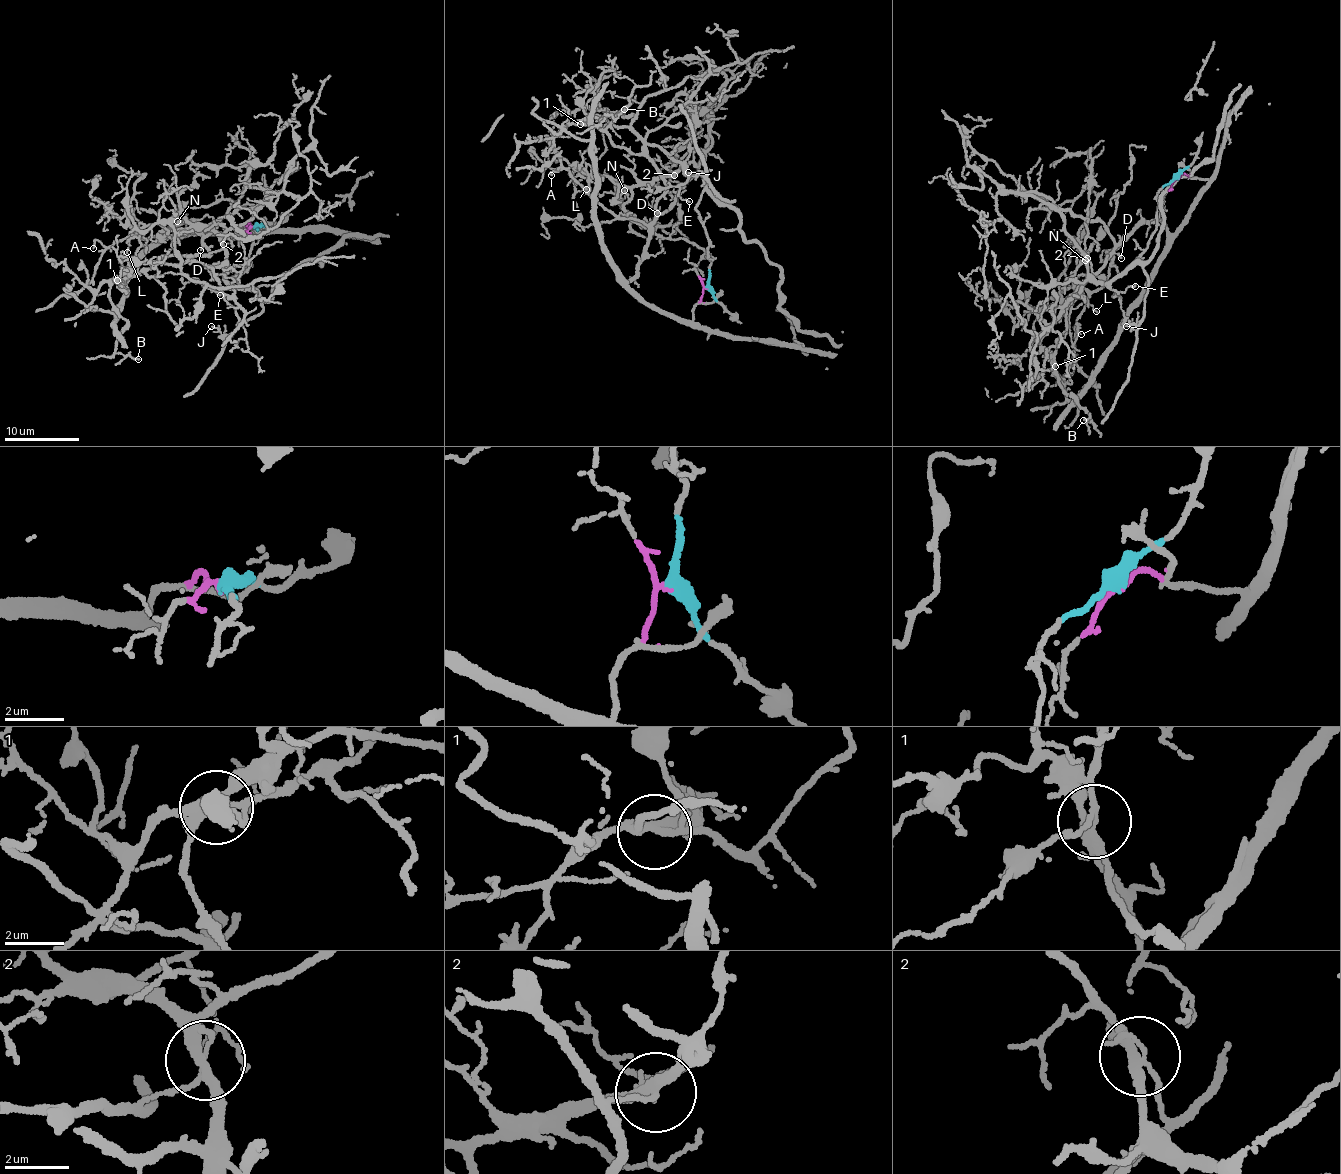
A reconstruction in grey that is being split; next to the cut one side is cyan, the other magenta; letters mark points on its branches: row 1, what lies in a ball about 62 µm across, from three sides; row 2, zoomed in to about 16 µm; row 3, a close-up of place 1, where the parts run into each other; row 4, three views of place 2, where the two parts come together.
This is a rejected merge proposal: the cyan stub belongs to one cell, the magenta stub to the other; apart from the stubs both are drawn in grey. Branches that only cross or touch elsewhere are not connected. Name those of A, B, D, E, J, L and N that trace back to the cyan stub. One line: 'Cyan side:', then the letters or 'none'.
Cyan side: E, J, N

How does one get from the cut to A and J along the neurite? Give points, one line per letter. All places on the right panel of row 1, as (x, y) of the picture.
A: (1178, 178), (1207, 182), (1174, 232), (1150, 220), (1113, 251), (1108, 277), (1074, 327), (1081, 334)
J: (1176, 178), (1158, 193), (1146, 249), (1123, 271), (1137, 263), (1148, 290), (1141, 319), (1126, 327)

